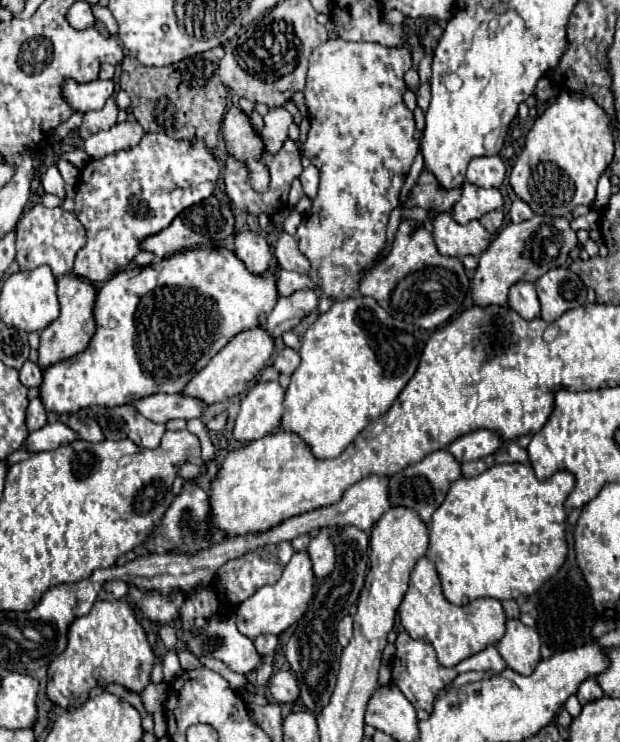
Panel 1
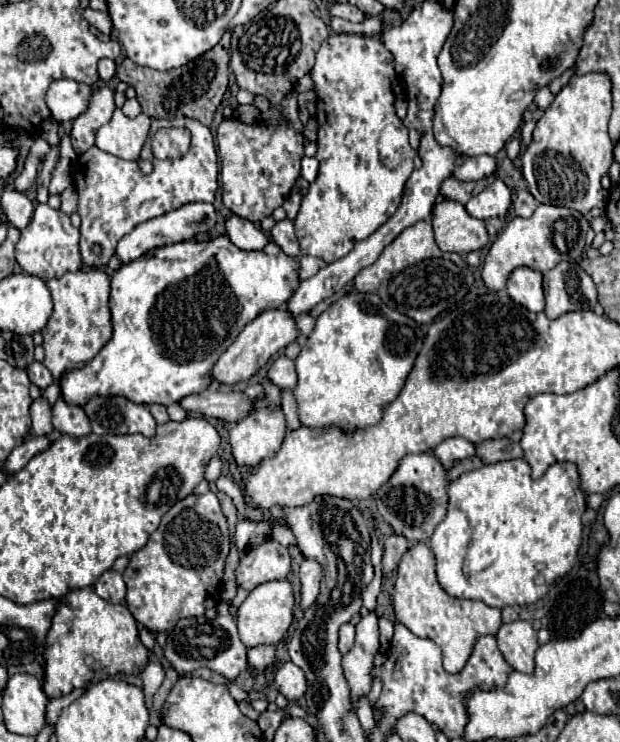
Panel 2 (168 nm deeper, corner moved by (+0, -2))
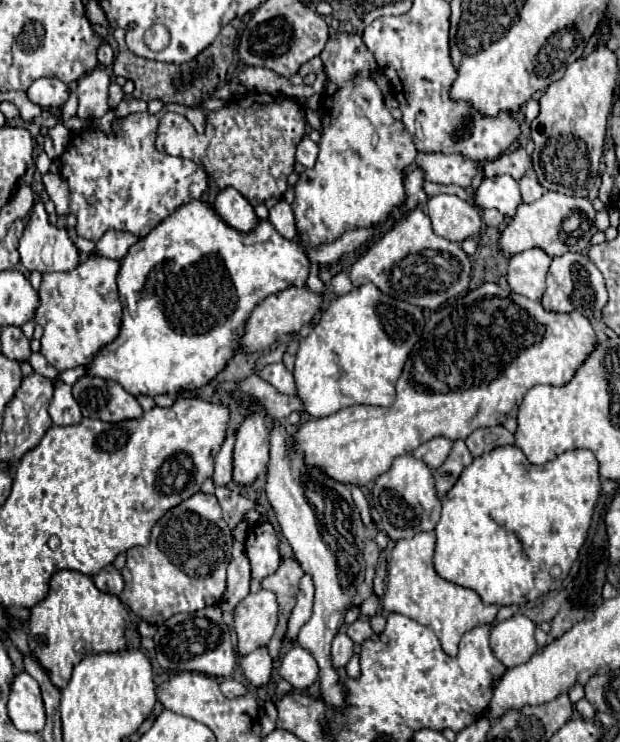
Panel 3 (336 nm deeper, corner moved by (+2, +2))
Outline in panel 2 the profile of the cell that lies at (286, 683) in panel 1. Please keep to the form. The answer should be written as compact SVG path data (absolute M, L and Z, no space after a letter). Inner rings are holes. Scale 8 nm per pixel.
M287 661L275 675L275 687L281 695L287 697L287 701L297 701L307 689L305 675L297 665Z

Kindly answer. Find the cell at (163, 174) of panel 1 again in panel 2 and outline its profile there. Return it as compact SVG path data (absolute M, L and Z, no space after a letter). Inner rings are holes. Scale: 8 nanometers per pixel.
M181 119L181 127L191 129L191 145L189 151L179 159L157 159L151 151L151 139L157 129L167 127L167 121L153 121L151 133L143 145L143 159L149 159L155 167L153 173L143 175L135 161L123 161L115 155L109 155L105 151L99 151L97 147L91 147L83 155L79 155L73 183L79 195L79 207L77 213L81 215L81 257L87 267L107 267L109 259L115 253L115 245L121 241L123 235L131 233L139 223L161 217L163 213L169 213L181 205L195 203L195 201L207 201L213 203L215 191L217 191L217 151L211 131L201 125L195 119ZM93 247L99 247L95 251Z

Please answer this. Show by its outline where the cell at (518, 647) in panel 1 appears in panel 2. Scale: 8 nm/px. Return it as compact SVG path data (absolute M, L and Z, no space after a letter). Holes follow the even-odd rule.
M511 621L501 625L497 637L499 651L503 653L505 661L521 673L533 673L535 669L535 651L537 645L537 631L529 621Z

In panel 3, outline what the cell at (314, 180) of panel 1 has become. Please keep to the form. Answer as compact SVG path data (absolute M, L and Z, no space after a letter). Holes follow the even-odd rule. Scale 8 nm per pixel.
M305 135L301 139L301 143L297 145L297 161L303 163L307 169L311 169L315 165L315 159L317 159L317 145L309 139L309 135Z

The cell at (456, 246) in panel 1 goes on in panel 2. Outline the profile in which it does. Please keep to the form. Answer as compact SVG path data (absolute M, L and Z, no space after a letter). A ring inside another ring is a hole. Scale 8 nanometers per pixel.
M441 201L433 209L433 231L439 249L467 255L481 251L489 243L485 223L469 217L465 207L455 201Z

